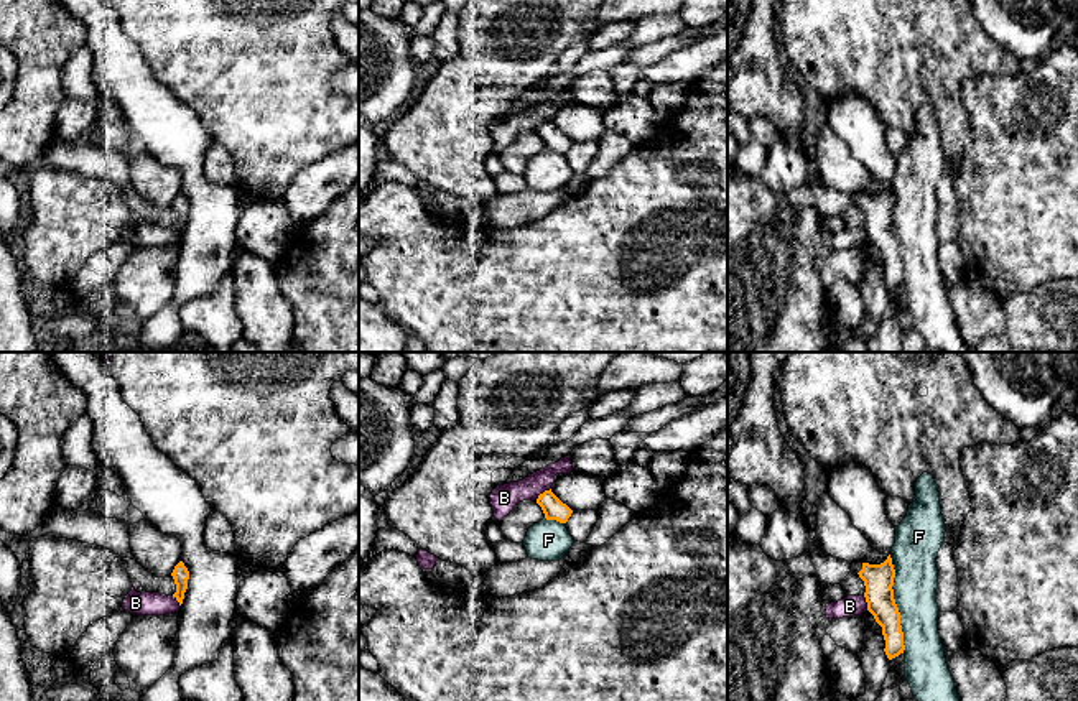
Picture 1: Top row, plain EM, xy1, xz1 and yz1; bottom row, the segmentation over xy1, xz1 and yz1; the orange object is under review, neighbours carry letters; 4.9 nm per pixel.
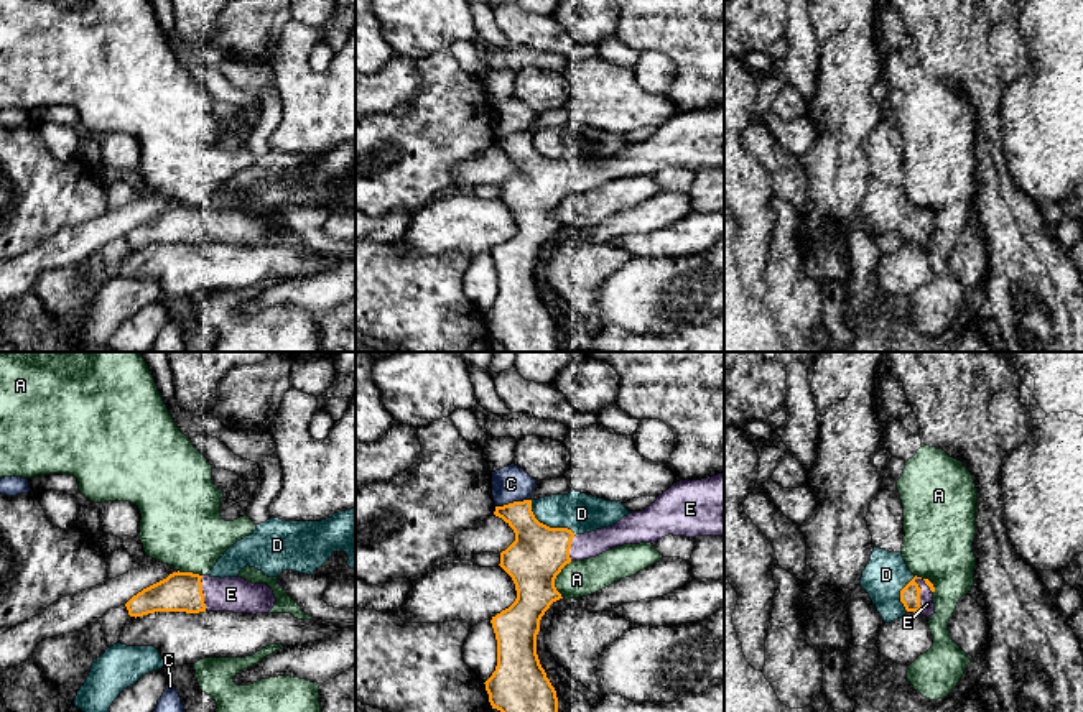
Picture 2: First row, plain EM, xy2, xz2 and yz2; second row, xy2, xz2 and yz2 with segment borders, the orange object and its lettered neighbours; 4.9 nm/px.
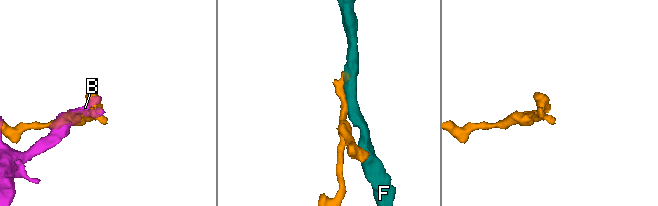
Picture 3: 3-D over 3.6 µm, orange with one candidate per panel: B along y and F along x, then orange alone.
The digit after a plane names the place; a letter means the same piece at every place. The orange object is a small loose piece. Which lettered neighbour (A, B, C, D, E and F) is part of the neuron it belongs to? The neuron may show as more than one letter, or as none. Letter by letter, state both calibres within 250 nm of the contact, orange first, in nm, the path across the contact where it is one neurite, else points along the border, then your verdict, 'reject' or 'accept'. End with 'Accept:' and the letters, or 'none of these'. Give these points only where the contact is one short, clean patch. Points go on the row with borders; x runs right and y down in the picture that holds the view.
A: 280 nm thick on the orange side, 180 nm on the other; reject
B: 110 nm thick on the orange side, 130 nm on the other; border along xz1 (550, 487), (535, 499); reject
C: 220 nm thick on the orange side, 180 nm on the other; border along xz2 (530, 499), (496, 507); reject
D: 280 nm thick on the orange side, 190 nm on the other; border along xz2 (530, 500), (530, 510), (542, 523), (567, 527), (575, 535); reject
E: 100 nm thick on the orange side, 70 nm on the other; accept
F: 140 nm thick on the orange side, 220 nm on the other; reject
Accept: E

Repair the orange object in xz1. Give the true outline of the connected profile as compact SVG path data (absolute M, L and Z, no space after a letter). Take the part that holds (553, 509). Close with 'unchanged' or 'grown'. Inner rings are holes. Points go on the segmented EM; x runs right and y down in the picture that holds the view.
M545 490L538 495L537 504L541 507L546 520L556 520L566 523L573 510L563 504L553 492Z; unchanged

